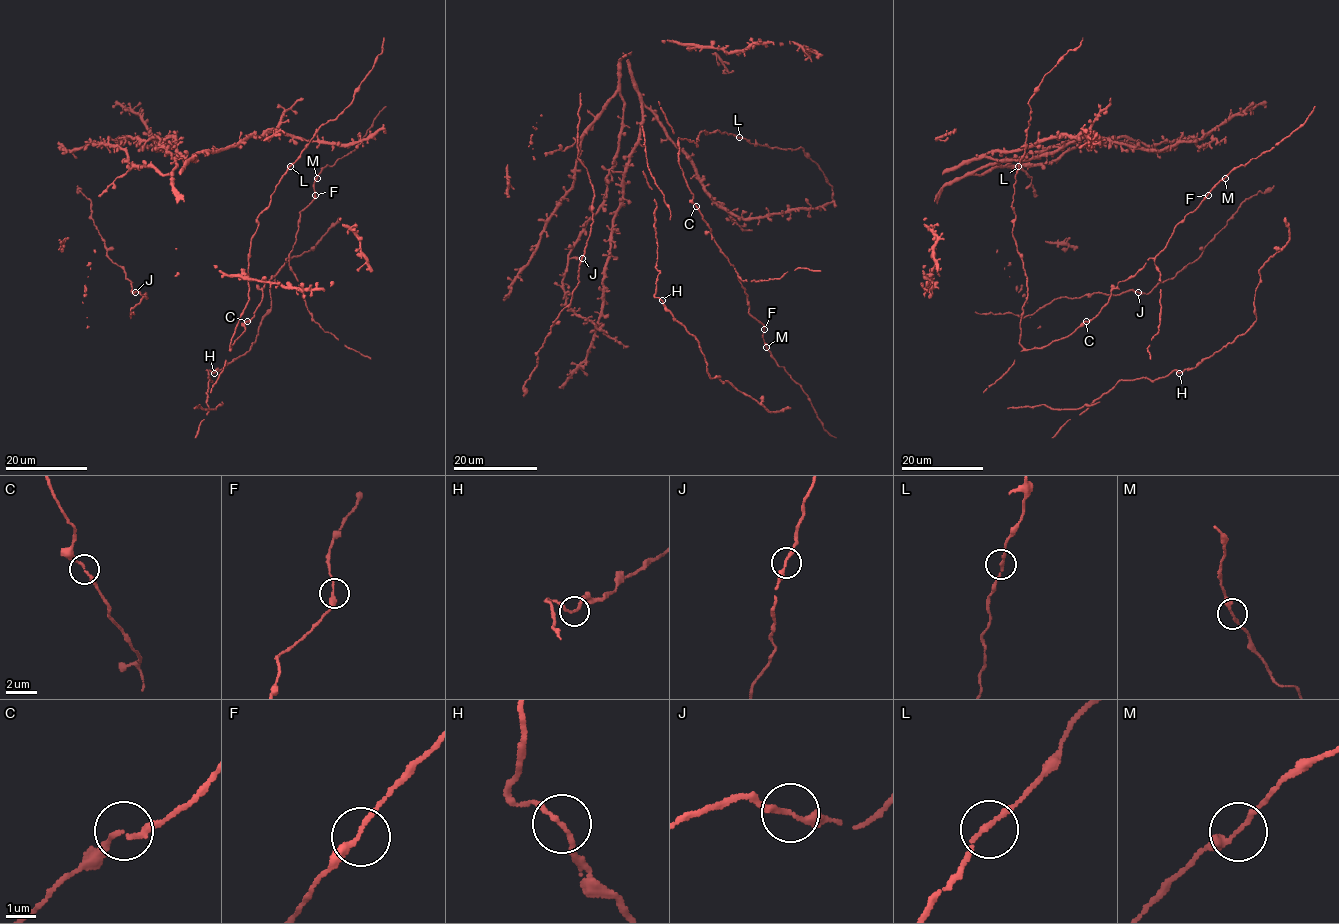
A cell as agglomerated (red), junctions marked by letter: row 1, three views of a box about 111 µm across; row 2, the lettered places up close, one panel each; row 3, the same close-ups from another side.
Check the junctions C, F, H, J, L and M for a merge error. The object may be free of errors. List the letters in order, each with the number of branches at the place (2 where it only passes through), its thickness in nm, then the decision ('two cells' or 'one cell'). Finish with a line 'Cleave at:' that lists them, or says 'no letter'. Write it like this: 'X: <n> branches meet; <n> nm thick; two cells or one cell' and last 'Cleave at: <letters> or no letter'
C: 2 branches meet; 160 nm thick; one cell
F: 2 branches meet; 220 nm thick; one cell
H: 2 branches meet; 150 nm thick; one cell
J: 2 branches meet; 220 nm thick; one cell
L: 2 branches meet; 170 nm thick; one cell
M: 2 branches meet; 220 nm thick; one cell
Cleave at: no letter

